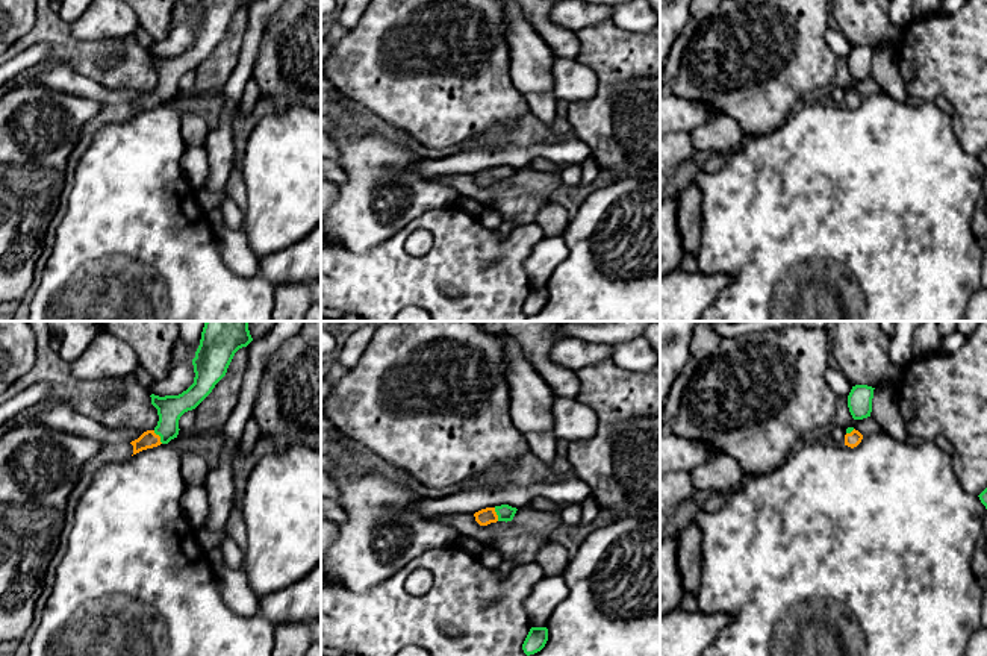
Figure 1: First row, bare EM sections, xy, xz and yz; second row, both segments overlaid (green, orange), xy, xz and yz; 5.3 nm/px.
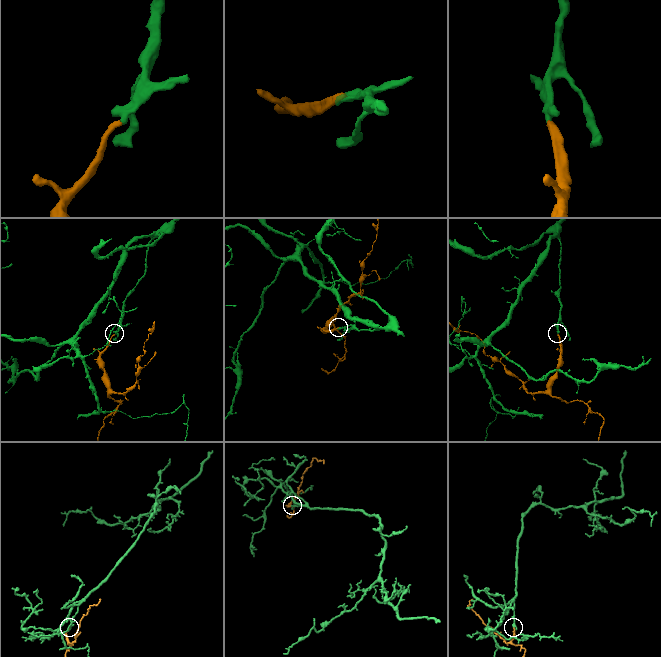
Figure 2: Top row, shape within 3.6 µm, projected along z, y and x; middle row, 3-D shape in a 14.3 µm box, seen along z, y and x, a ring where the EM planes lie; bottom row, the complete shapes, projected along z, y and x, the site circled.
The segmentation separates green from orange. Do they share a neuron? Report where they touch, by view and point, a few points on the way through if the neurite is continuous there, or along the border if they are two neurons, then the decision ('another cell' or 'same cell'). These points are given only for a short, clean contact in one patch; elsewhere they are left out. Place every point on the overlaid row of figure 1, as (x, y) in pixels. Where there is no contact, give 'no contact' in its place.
contact xy (159, 435); way xy (170, 408), (168, 426), (159, 435), (149, 440); same cell

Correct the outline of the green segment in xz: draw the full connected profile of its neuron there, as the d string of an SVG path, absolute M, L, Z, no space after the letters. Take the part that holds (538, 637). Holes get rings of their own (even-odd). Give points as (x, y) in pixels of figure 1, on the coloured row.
M531 627L524 644L522 650L527 656L540 651L548 641L548 629L546 627Z

